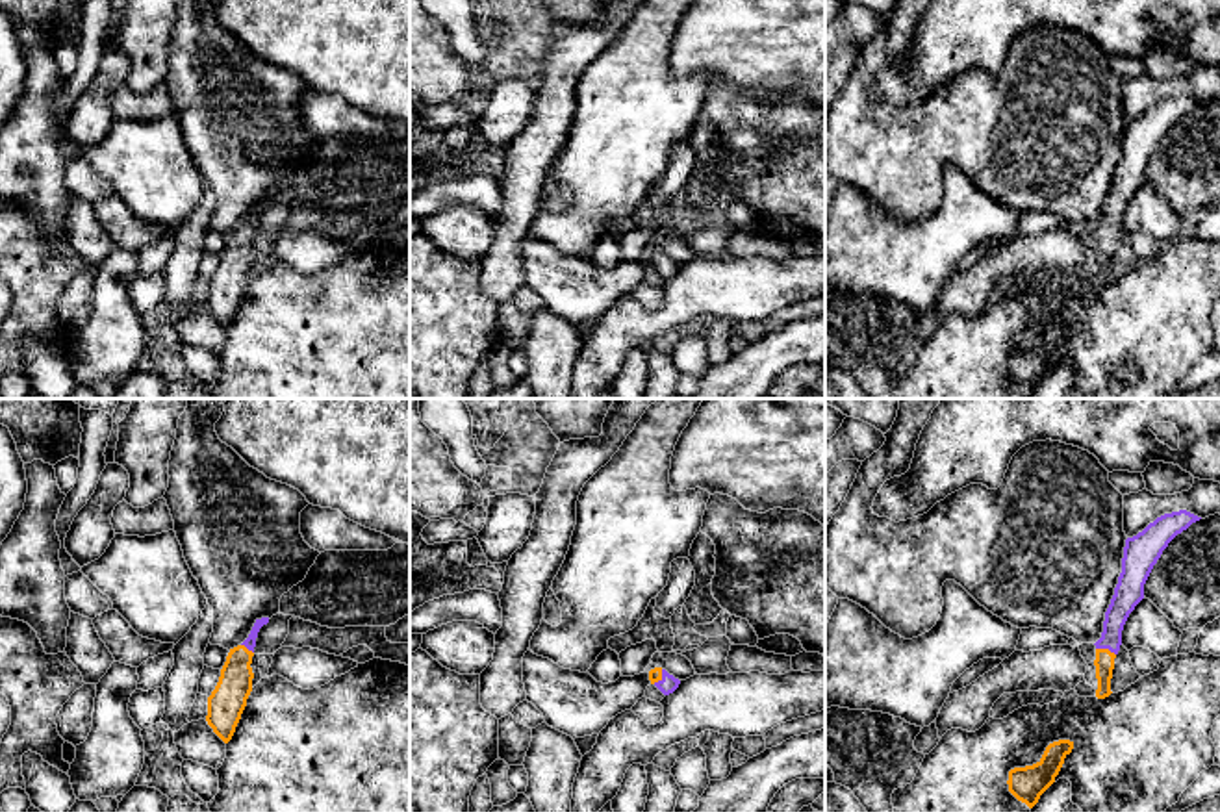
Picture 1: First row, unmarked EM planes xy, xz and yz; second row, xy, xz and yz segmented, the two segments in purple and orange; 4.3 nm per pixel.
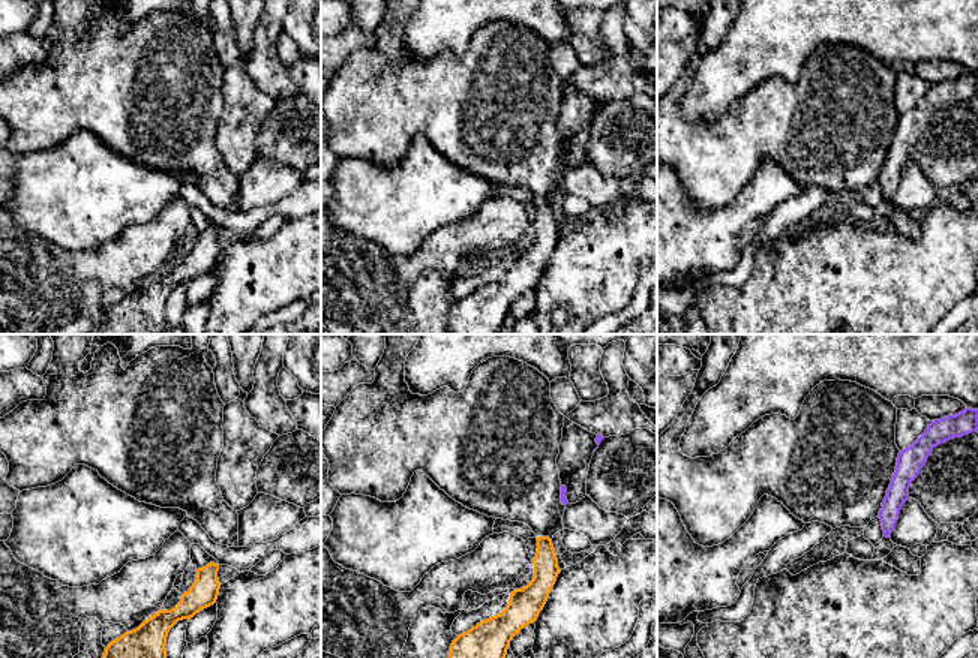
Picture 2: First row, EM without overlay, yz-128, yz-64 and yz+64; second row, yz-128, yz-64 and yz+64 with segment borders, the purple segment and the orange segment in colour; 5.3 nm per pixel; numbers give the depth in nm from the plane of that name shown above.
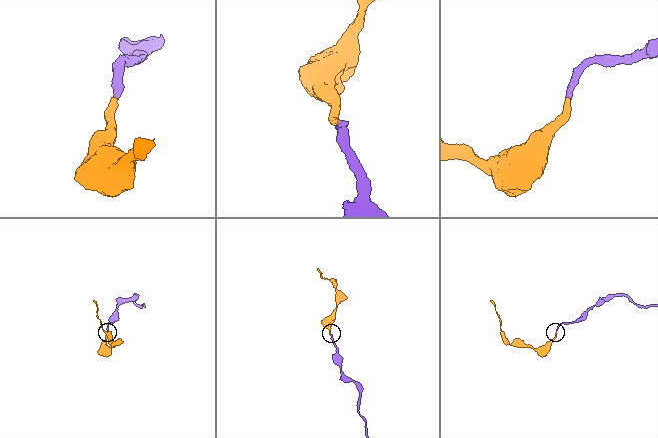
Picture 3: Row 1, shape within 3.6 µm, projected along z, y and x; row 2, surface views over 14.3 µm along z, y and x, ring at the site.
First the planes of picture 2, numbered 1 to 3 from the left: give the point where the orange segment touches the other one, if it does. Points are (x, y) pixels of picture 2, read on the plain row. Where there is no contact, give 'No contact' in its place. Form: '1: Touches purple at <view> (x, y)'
1: No contact
2: No contact
3: No contact

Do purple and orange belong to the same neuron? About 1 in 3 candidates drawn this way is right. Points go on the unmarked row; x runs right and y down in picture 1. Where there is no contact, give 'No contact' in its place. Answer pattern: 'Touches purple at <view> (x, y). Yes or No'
Touches purple at yz (1105, 232). Yes

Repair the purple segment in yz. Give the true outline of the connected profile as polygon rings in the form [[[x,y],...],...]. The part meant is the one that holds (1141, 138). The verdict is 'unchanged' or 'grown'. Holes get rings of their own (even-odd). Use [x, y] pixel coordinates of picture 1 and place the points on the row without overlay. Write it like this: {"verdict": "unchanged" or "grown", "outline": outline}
{"verdict": "grown", "outline": [[[1187,95],[1164,98],[1153,108],[1150,108],[1137,121],[1125,124],[1122,158],[1118,161],[1111,189],[1105,197],[1101,222],[1094,228],[1098,284],[1105,284],[1112,278],[1111,263],[1114,254],[1114,243],[1122,230],[1122,215],[1129,198],[1144,184],[1144,169],[1153,150],[1161,143],[1168,128],[1200,104],[1201,102]]]}

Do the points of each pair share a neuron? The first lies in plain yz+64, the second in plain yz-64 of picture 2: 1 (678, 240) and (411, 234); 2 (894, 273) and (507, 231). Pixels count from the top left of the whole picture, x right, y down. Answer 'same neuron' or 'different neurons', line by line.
1: same neuron
2: different neurons

